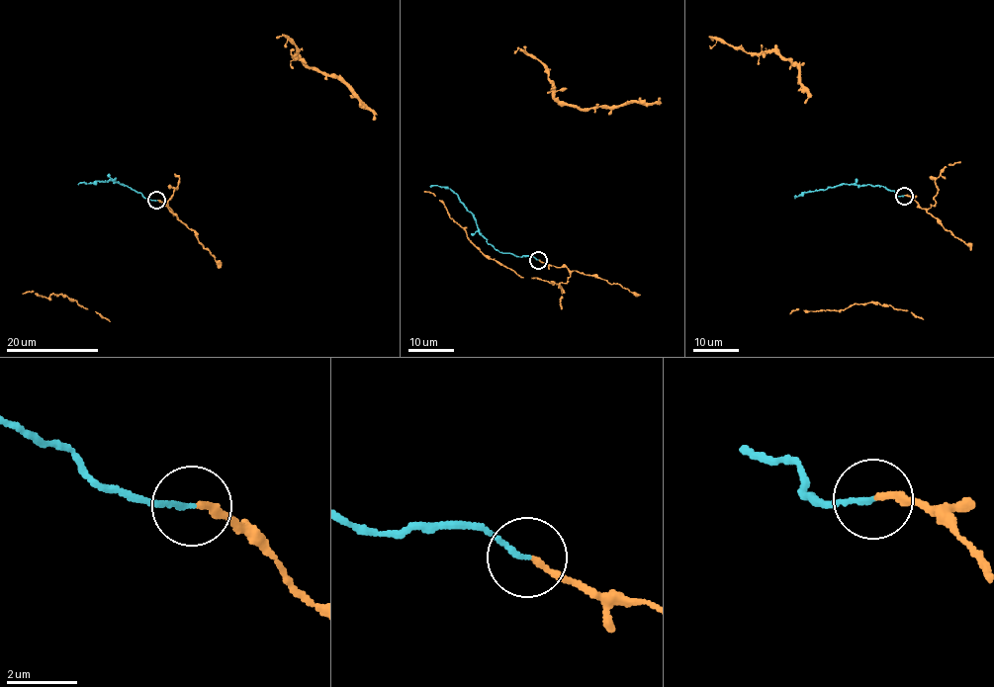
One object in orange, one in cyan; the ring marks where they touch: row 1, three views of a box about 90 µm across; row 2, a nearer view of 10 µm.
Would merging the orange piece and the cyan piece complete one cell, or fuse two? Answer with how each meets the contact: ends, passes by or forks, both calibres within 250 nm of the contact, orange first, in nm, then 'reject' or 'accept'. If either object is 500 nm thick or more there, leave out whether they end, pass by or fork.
orange ends; cyan ends; calibres 160 and 140 nm; accept

